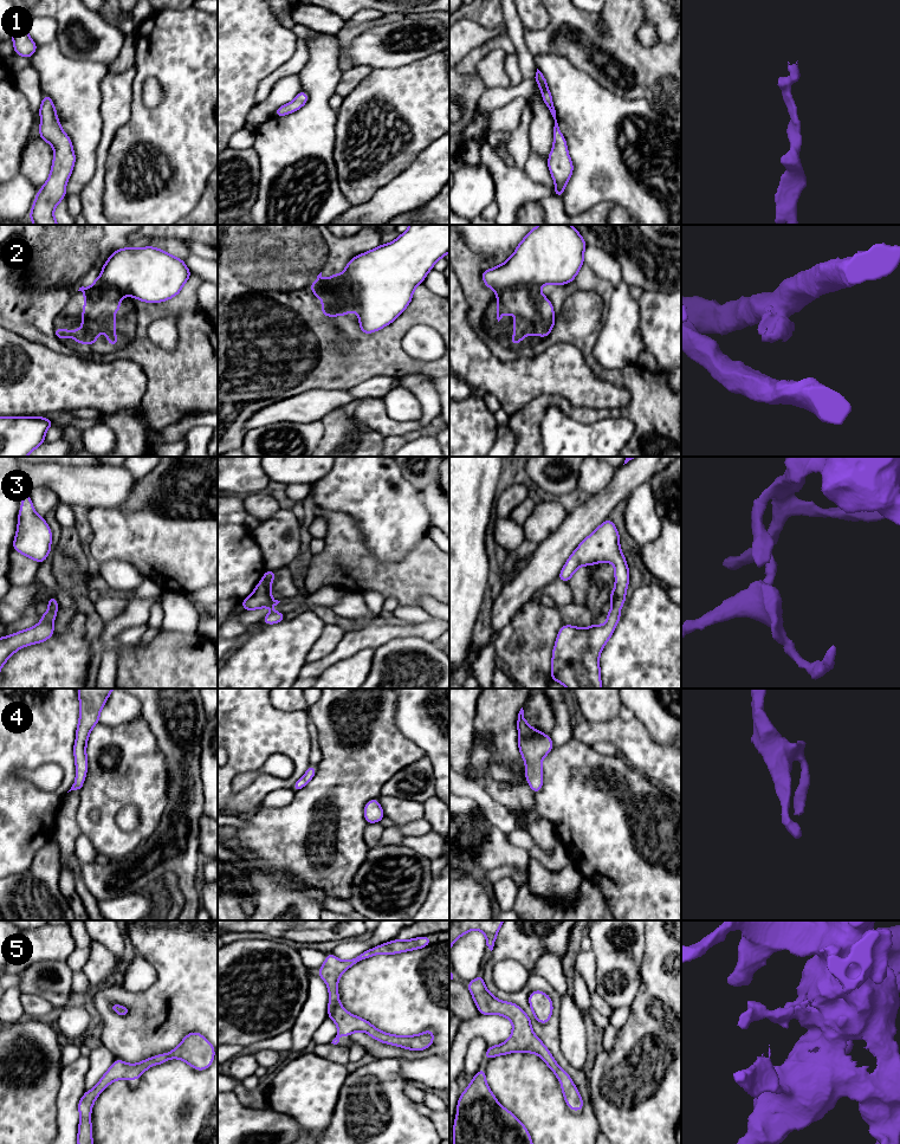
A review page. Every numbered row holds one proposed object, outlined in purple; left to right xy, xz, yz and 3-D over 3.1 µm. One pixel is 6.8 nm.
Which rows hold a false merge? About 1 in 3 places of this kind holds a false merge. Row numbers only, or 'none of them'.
2

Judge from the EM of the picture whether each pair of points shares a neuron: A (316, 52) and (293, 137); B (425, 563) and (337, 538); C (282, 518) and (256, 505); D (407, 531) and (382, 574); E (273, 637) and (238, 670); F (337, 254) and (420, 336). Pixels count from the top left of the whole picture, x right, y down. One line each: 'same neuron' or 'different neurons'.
A: same neuron
B: same neuron
C: different neurons
D: different neurons
E: same neuron
F: different neurons

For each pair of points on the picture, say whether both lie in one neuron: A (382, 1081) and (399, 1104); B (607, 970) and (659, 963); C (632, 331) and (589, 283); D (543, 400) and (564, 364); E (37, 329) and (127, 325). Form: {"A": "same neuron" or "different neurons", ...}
{"A": "same neuron", "B": "different neurons", "C": "different neurons", "D": "different neurons", "E": "same neuron"}

